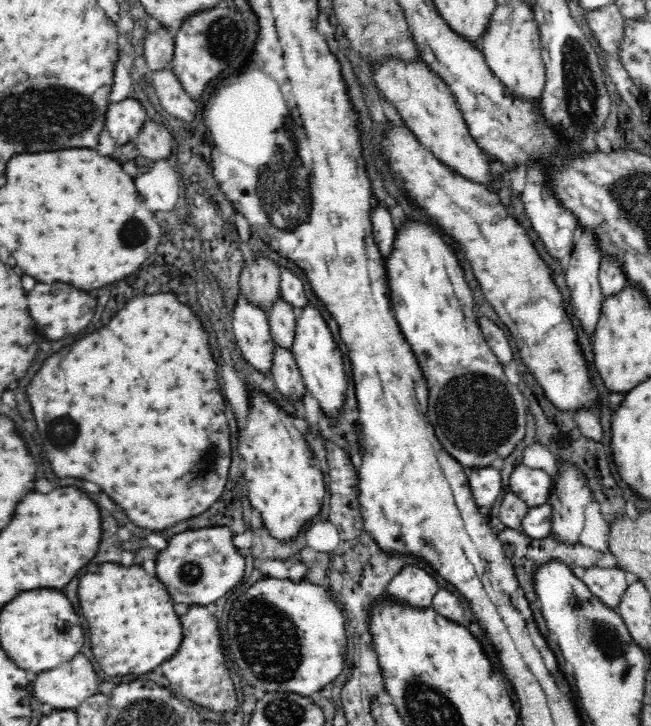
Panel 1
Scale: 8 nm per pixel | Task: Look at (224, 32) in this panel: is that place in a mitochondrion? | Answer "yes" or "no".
yes

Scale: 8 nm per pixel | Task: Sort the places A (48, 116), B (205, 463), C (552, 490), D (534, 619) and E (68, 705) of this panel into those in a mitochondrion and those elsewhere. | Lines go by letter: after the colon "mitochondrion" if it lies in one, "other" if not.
A: mitochondrion
B: mitochondrion
C: other
D: other
E: other

